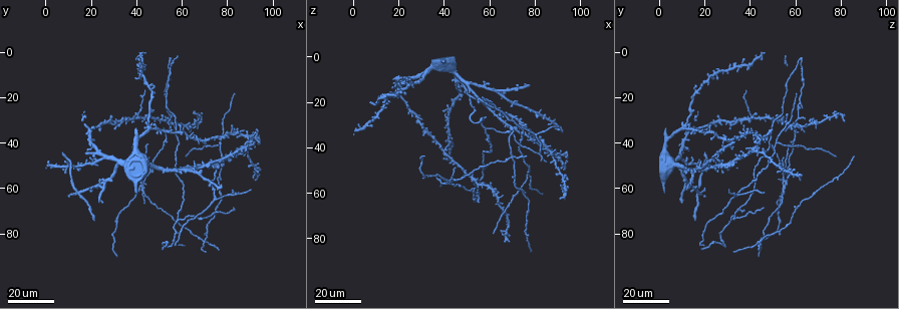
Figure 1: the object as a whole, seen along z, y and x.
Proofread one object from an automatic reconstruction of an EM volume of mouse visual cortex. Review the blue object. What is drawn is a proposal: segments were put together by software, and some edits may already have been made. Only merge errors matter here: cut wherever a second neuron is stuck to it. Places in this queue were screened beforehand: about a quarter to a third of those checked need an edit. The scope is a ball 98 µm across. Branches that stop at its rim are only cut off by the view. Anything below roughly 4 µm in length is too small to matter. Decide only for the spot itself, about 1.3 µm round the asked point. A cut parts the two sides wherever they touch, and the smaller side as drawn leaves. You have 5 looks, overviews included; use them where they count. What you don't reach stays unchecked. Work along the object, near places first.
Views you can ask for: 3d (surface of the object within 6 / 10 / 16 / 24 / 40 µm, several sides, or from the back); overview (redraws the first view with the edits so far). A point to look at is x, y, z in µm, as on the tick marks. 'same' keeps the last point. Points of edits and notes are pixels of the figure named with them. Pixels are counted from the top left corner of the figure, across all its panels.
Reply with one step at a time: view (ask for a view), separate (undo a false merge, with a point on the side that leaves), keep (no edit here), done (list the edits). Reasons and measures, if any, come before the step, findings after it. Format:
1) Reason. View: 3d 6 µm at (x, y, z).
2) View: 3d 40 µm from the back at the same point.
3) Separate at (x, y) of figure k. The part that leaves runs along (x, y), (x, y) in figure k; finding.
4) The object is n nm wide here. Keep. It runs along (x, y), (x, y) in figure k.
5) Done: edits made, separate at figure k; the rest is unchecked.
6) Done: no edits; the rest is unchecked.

Branch point. View: 3d 16 µm at (41, 29, 40).

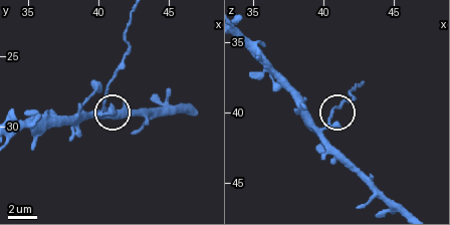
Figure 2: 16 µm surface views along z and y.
View: 3d 6 µm at (39.8, 29.2, 41.4).

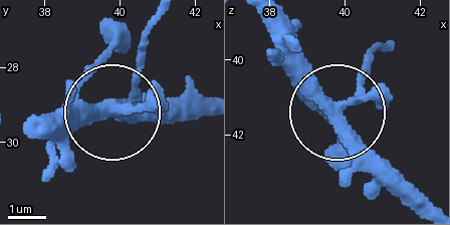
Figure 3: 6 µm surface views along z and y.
The side arm is 16 µm long. Separate at (144, 65) of figure 3. The part that leaves runs along (126, 103), (151, 20) in figure 3; a second neuron is stuck on.

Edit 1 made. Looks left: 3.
View: 3d 24 µm at (68, 73, 33).

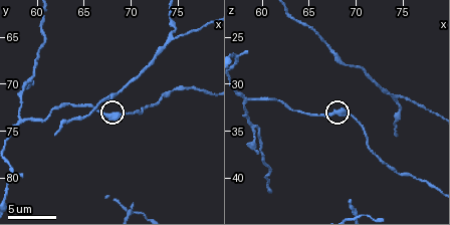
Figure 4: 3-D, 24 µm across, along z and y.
Closer look. View: 3d 10 µm at (68.4, 73.4, 32.6).

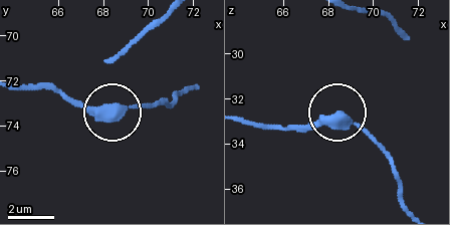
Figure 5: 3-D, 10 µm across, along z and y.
Keep. It runs along (241, 118), (298, 128), (339, 114), (395, 166) in figure 5; all the same neuron.

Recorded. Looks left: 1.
Done: edits made, separate at figure 3; the rest is unchecked.

